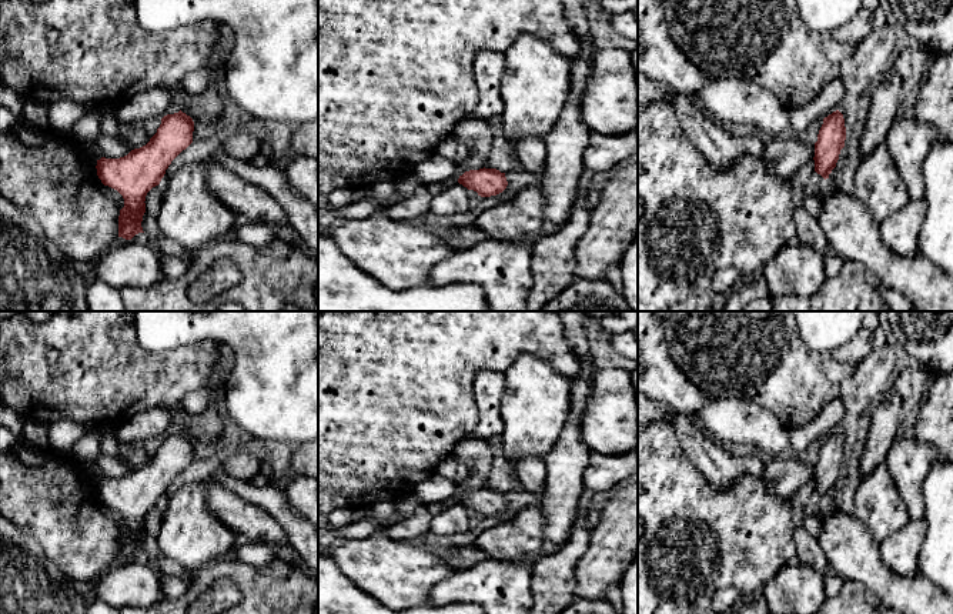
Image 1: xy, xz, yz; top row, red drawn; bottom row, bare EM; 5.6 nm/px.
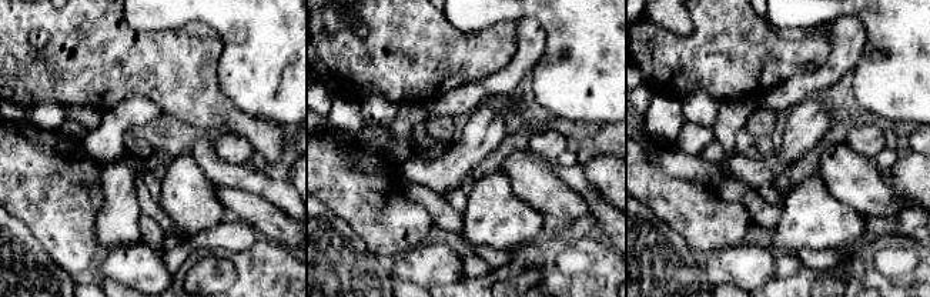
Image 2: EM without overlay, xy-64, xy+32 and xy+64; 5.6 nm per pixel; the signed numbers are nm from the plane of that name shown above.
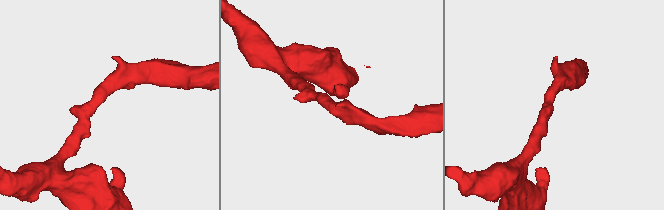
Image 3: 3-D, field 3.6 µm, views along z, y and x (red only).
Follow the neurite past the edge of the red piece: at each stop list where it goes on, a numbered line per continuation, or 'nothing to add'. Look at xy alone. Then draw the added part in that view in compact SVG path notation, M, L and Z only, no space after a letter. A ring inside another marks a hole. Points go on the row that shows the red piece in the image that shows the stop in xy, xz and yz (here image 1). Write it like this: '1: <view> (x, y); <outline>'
nothing to add

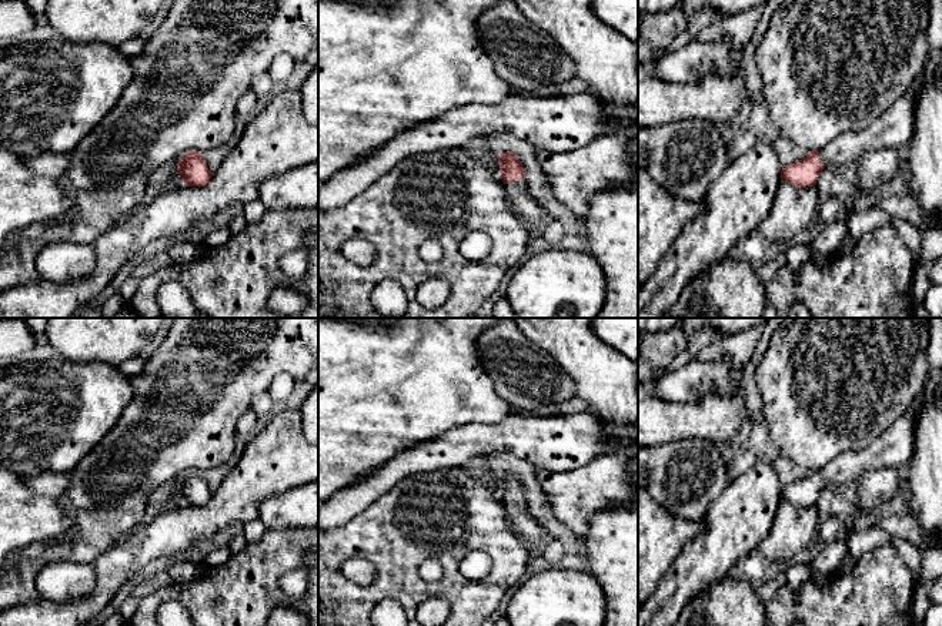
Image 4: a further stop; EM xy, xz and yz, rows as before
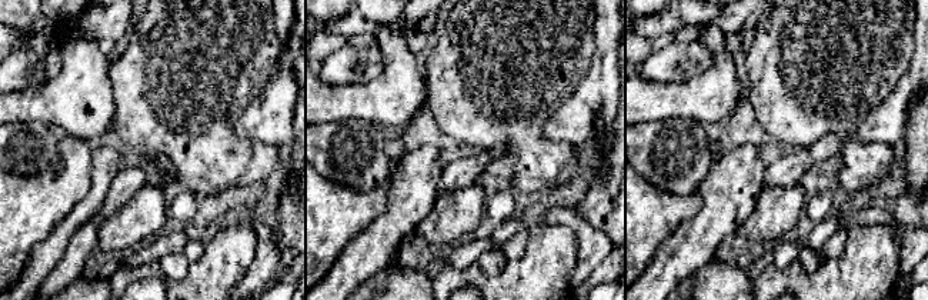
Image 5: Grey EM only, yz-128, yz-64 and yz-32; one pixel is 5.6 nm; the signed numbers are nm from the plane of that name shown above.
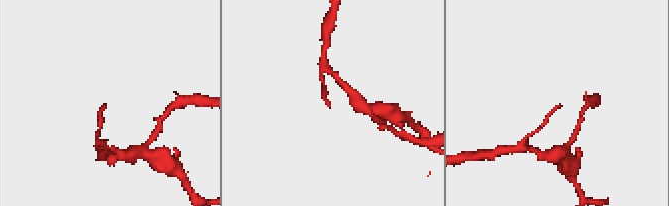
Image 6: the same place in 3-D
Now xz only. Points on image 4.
1: xz (524, 206); M525 180L504 184L504 190L511 198L512 212L522 221L527 230L538 224L547 215L545 210L528 191Z

